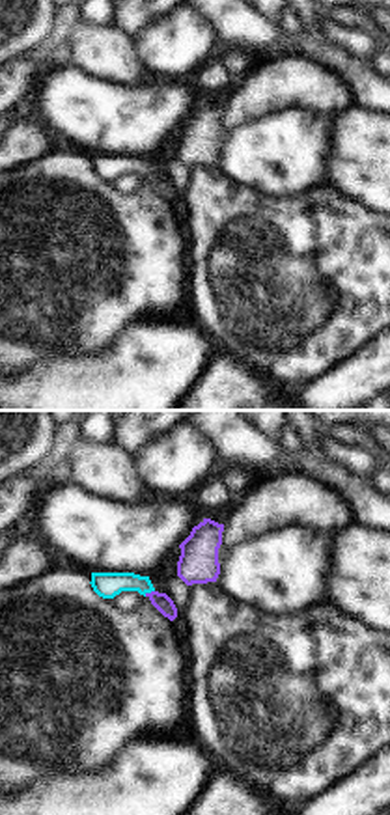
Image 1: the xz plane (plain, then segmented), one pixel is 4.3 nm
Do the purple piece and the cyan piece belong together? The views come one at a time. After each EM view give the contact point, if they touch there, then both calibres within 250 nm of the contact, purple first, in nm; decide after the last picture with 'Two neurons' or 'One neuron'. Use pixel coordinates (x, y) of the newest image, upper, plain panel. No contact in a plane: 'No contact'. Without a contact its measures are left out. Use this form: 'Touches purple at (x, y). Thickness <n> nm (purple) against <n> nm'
Touches purple at (148, 176). Thickness 80 nm (purple) against 110 nm.

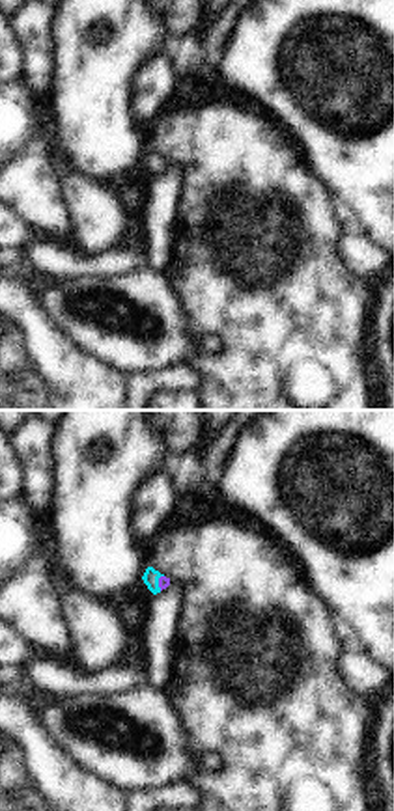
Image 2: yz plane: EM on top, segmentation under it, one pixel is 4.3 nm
Touches purple at (159, 164). Thickness 50 nm (purple) against 70 nm.

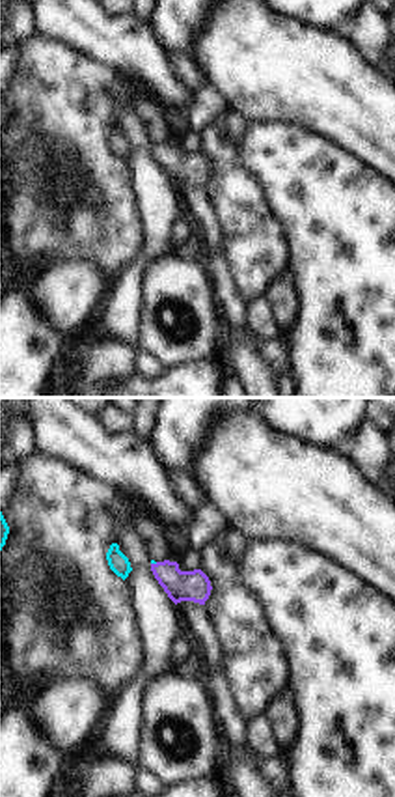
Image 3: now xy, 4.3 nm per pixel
Touches purple at (153, 146). Thickness 130 nm (purple) against 20 nm.

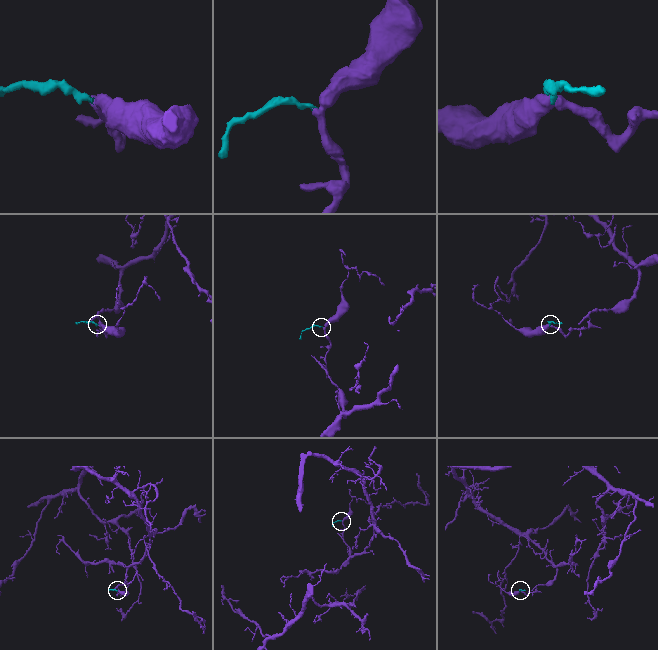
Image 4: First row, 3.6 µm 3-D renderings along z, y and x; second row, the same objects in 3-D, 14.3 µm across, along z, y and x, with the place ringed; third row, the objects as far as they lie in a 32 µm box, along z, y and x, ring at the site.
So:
One neuron.

